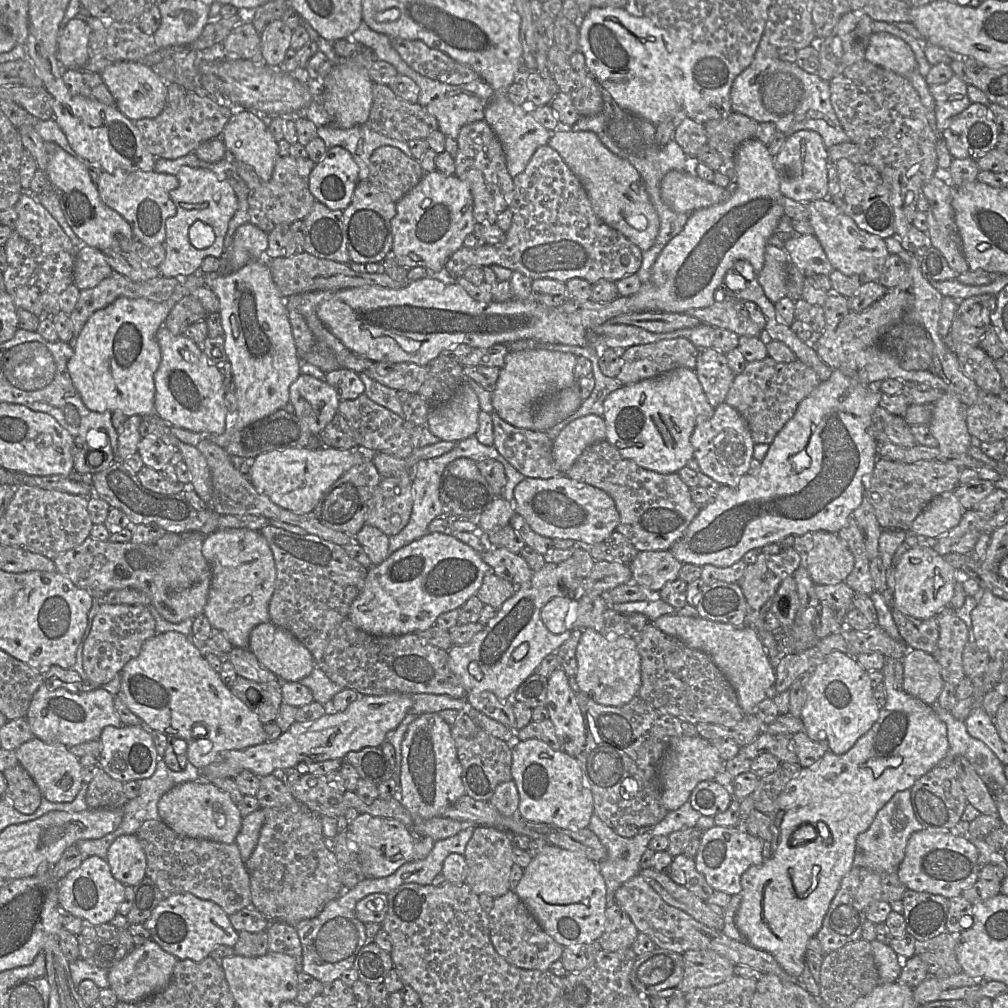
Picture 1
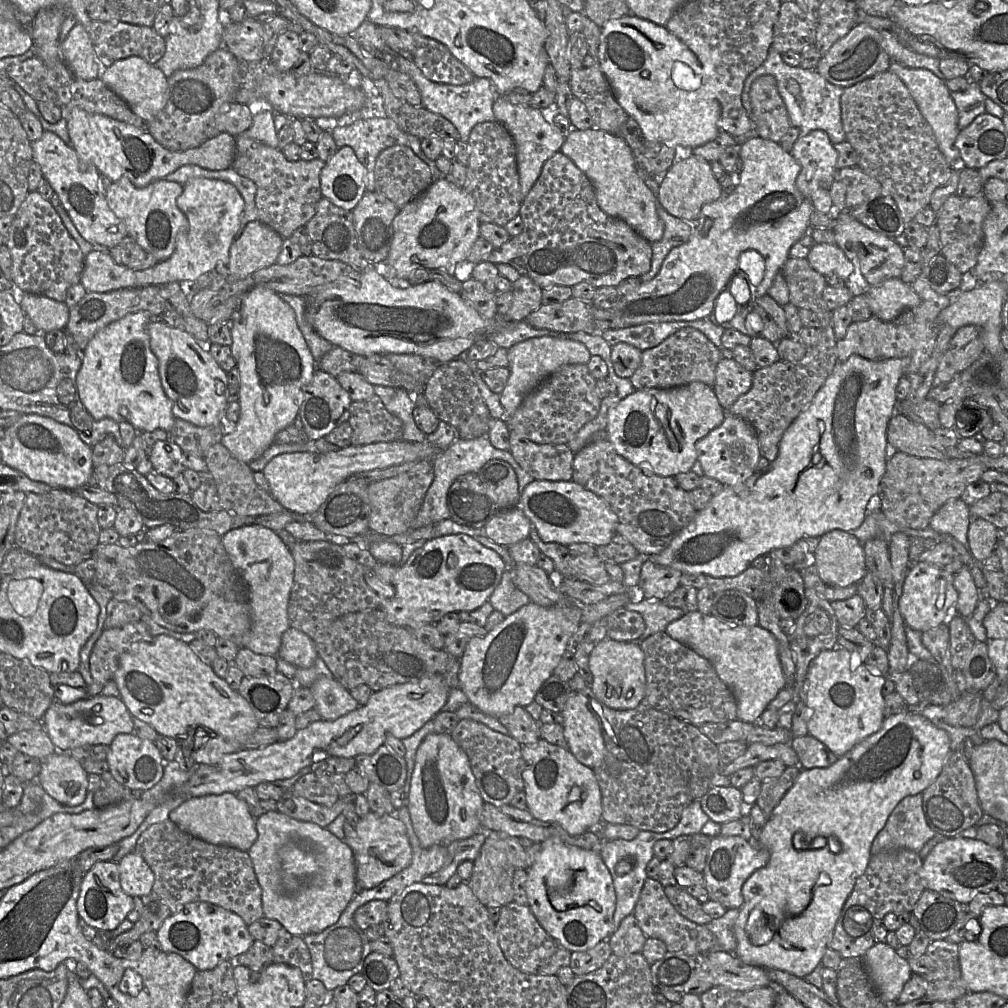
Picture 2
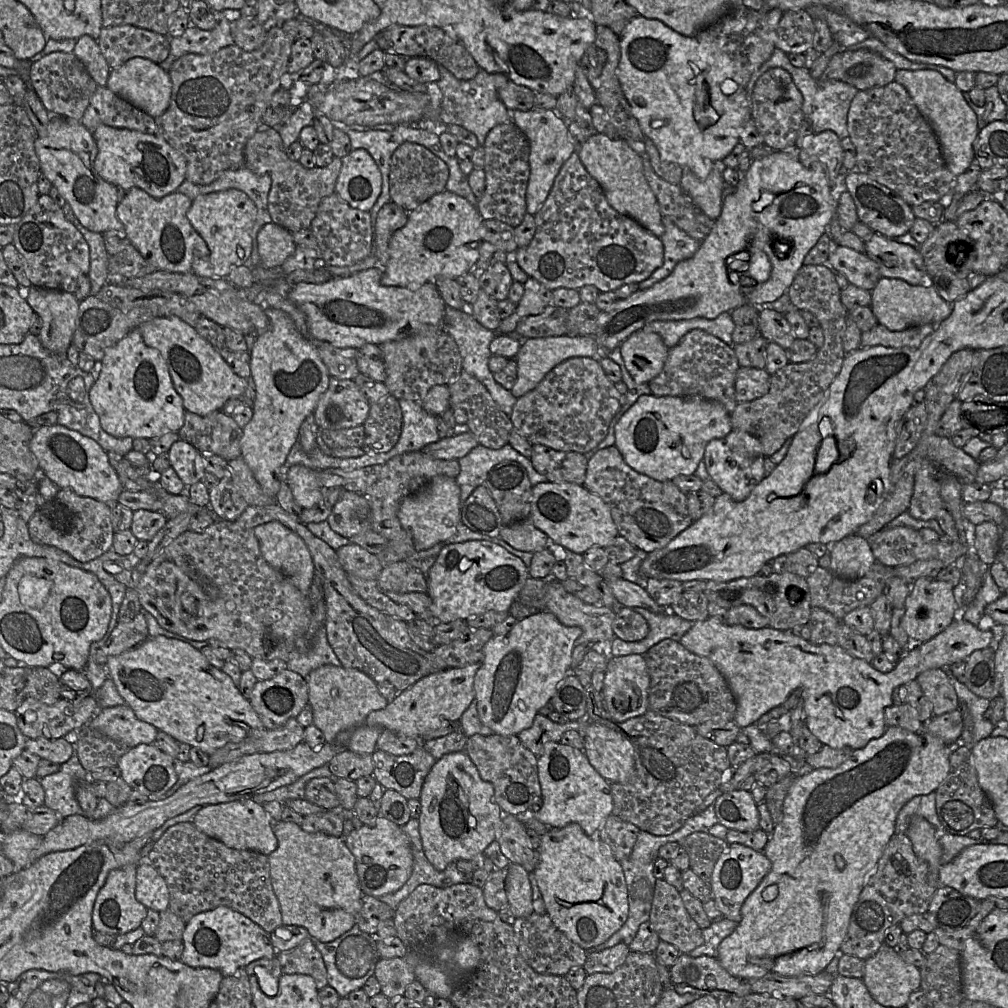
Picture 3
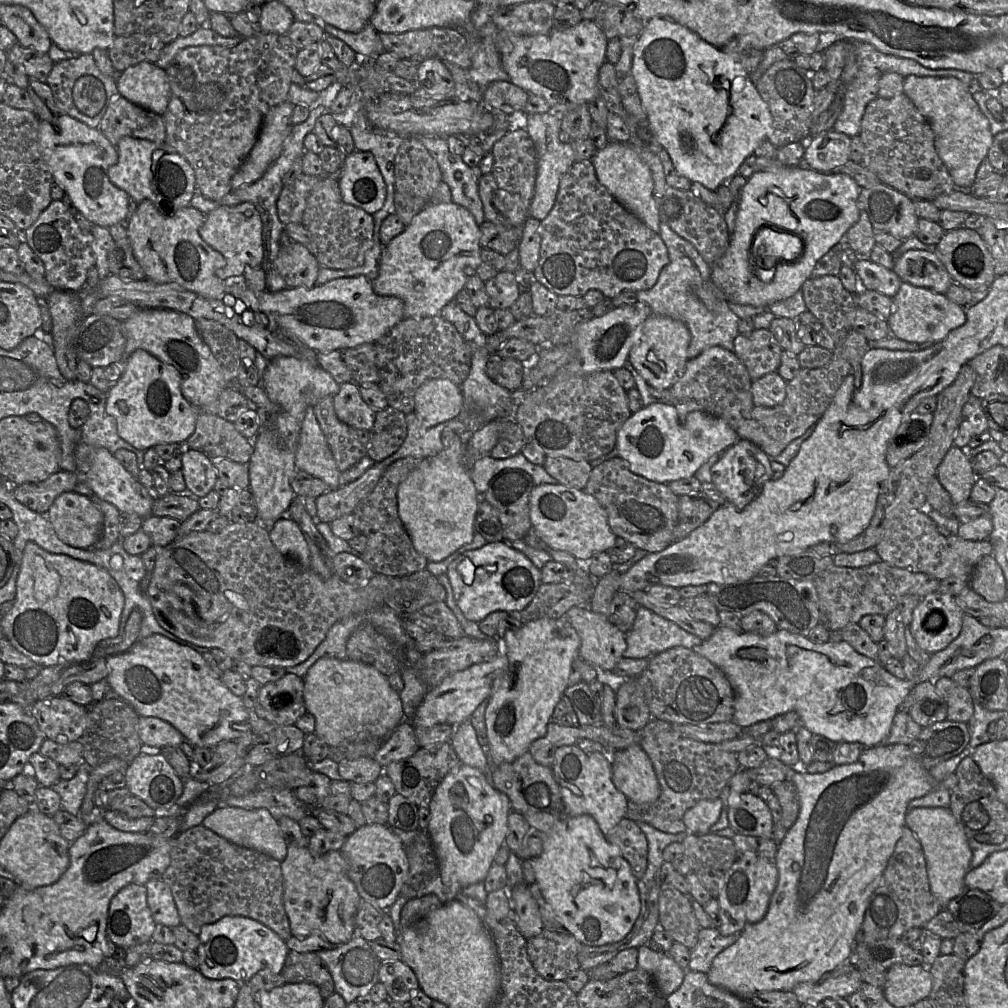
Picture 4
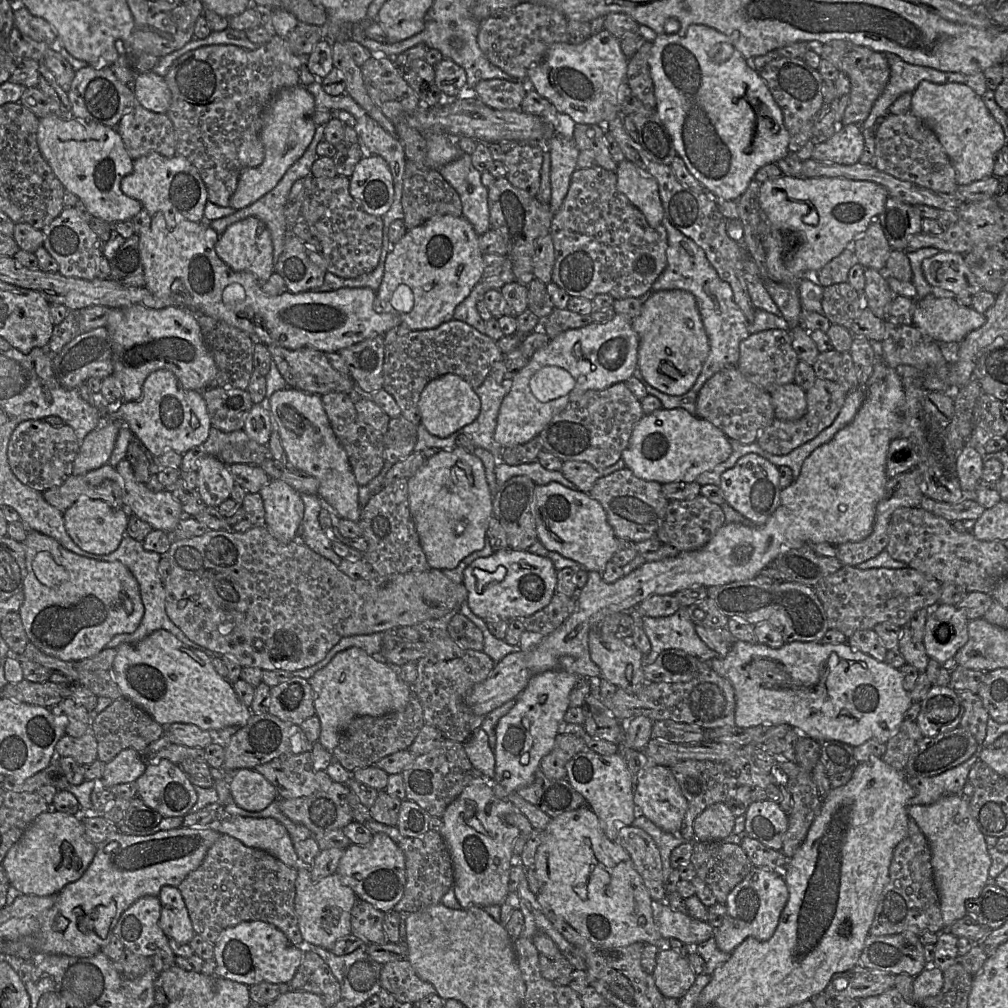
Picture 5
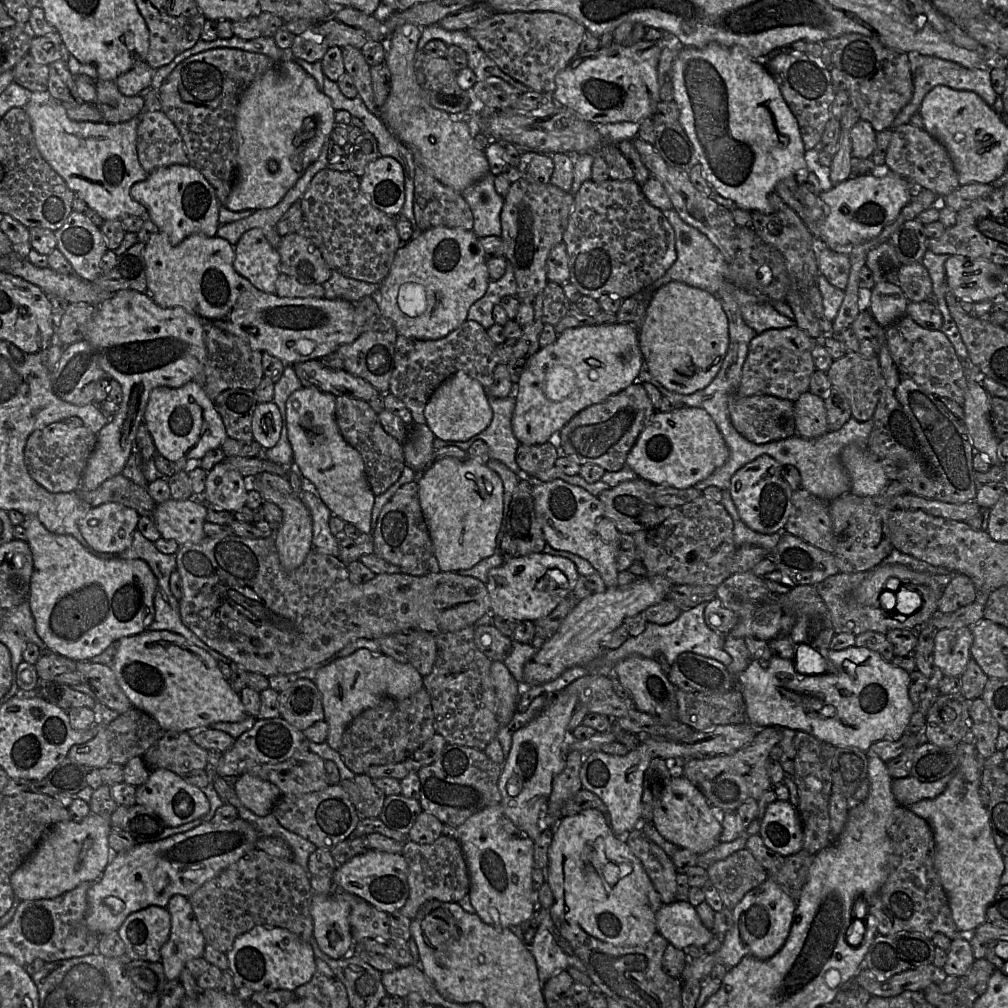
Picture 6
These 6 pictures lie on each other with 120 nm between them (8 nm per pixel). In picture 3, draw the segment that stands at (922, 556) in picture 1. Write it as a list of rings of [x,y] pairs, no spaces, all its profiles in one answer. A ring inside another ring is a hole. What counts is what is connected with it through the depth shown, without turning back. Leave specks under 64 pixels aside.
[[[919,578],[912,584],[912,591],[905,602],[906,614],[904,617],[904,627],[909,637],[917,643],[930,641],[935,636],[947,629],[958,617],[959,612],[963,610],[964,584],[961,582],[953,587],[952,584],[932,578]]]

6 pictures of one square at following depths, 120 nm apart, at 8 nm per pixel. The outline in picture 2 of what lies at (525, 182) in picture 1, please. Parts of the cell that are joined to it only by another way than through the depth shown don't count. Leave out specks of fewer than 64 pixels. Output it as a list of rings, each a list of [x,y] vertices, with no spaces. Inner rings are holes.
[[[560,151],[543,165],[539,178],[522,201],[519,216],[523,222],[522,232],[495,248],[488,262],[508,264],[521,275],[530,277],[541,288],[552,285],[572,287],[580,282],[588,282],[595,288],[617,287],[626,278],[641,277],[651,268],[652,244],[626,222],[611,217],[600,209],[589,178]]]

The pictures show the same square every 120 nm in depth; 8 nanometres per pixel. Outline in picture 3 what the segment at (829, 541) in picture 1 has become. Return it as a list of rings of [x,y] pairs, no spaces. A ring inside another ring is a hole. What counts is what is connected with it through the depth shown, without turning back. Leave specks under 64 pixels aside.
[[[856,533],[833,543],[829,552],[829,569],[844,579],[863,577],[877,562],[869,541]]]

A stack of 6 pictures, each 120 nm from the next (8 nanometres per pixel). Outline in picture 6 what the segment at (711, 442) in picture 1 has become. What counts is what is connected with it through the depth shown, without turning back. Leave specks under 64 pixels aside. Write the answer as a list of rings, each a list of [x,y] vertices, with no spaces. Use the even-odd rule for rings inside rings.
[[[768,455],[757,457],[740,468],[728,488],[740,519],[752,530],[762,534],[782,532],[791,512],[792,489],[781,475],[780,465]]]

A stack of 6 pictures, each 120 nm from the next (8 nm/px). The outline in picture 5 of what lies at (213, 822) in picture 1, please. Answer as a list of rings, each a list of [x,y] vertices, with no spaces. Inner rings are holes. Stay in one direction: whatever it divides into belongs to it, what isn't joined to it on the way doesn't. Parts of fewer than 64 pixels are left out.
[[[221,817],[210,827],[251,848],[263,850],[291,868],[301,868],[293,841],[285,827],[274,818]]]

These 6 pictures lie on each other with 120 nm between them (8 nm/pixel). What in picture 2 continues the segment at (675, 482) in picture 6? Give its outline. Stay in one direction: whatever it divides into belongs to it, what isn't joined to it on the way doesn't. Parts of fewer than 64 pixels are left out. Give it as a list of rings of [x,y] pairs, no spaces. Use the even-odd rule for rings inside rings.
[[[703,382],[669,389],[635,390],[610,407],[606,439],[617,453],[649,474],[675,477],[692,471],[697,461],[696,442],[719,427],[726,417],[712,387]]]

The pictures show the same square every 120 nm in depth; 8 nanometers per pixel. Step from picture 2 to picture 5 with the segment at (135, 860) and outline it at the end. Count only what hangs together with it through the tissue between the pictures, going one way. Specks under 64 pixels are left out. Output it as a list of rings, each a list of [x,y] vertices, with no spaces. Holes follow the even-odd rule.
[[[163,886],[158,899],[161,904],[159,927],[163,933],[178,943],[189,944],[196,933],[179,889]]]

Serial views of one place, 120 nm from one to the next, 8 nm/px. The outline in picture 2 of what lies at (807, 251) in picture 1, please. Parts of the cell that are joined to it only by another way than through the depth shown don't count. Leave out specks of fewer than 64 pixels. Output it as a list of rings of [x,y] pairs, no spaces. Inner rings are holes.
[[[814,243],[807,255],[813,269],[824,276],[835,274],[842,278],[854,294],[865,293],[867,283],[856,276],[855,266],[835,244]]]

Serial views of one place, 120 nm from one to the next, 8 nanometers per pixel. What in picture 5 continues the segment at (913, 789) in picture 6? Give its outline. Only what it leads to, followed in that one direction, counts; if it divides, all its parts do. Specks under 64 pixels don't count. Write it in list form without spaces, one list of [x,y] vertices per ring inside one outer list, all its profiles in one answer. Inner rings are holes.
[[[974,754],[964,763],[933,777],[910,777],[906,775],[908,783],[914,788],[915,796],[909,805],[930,805],[943,796],[961,794],[968,783],[971,767],[979,761],[978,754]]]

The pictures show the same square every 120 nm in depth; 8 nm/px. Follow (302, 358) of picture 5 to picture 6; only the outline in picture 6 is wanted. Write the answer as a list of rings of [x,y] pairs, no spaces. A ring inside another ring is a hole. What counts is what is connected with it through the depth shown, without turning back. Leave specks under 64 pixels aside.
[[[309,360],[291,365],[304,388],[315,388],[337,396],[347,396],[369,402],[380,396],[380,392],[366,380],[348,373],[346,370],[334,370],[324,366],[321,360]]]

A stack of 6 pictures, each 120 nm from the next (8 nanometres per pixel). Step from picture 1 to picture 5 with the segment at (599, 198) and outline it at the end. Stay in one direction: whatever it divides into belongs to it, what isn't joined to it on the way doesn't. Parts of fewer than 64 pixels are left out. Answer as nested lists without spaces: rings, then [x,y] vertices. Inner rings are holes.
[[[627,159],[618,163],[615,173],[618,190],[641,211],[652,227],[661,225],[664,211],[655,178]]]

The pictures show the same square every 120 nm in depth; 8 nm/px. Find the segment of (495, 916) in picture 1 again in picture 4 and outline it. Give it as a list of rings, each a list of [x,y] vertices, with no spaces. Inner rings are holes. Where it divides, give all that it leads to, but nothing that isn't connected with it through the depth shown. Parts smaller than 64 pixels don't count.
[[[544,928],[543,931],[527,939],[527,953],[535,970],[547,981],[566,980],[572,972],[580,969],[578,952],[582,944],[567,931],[553,931]]]

